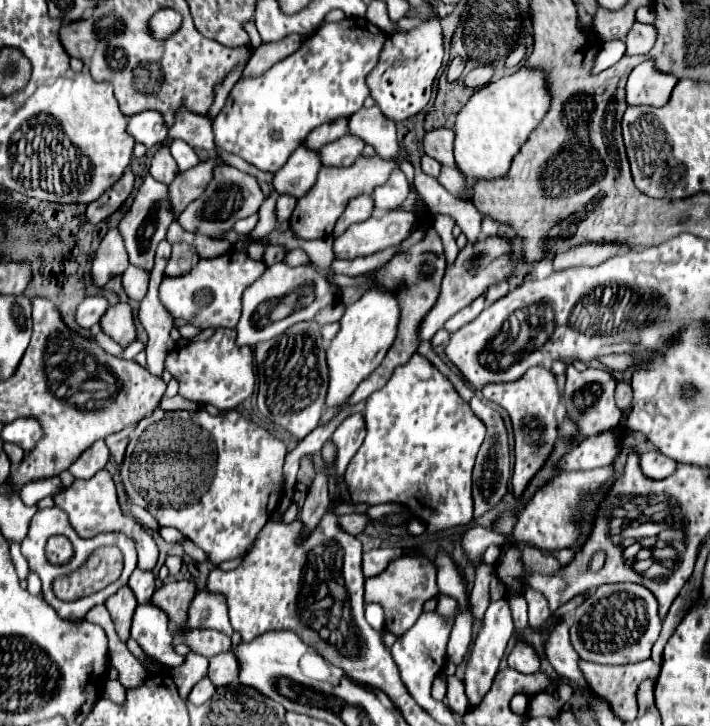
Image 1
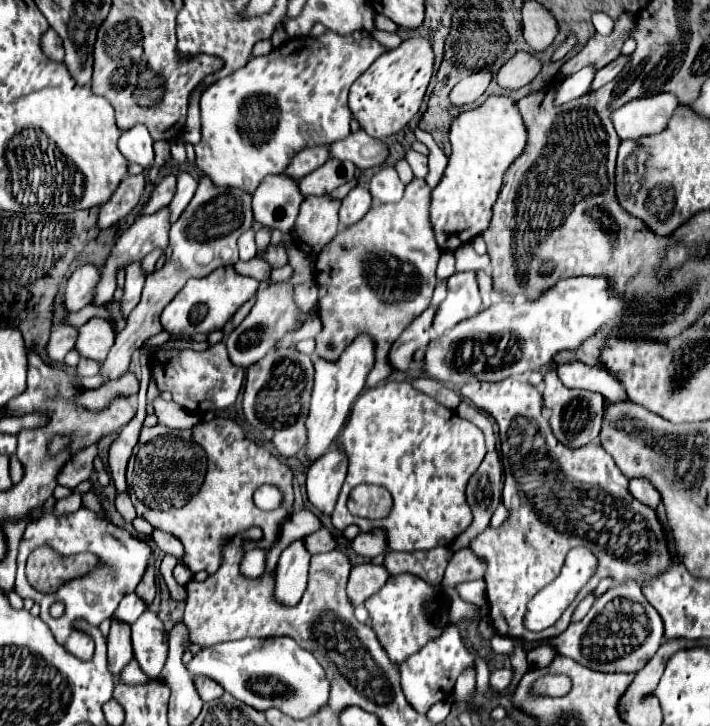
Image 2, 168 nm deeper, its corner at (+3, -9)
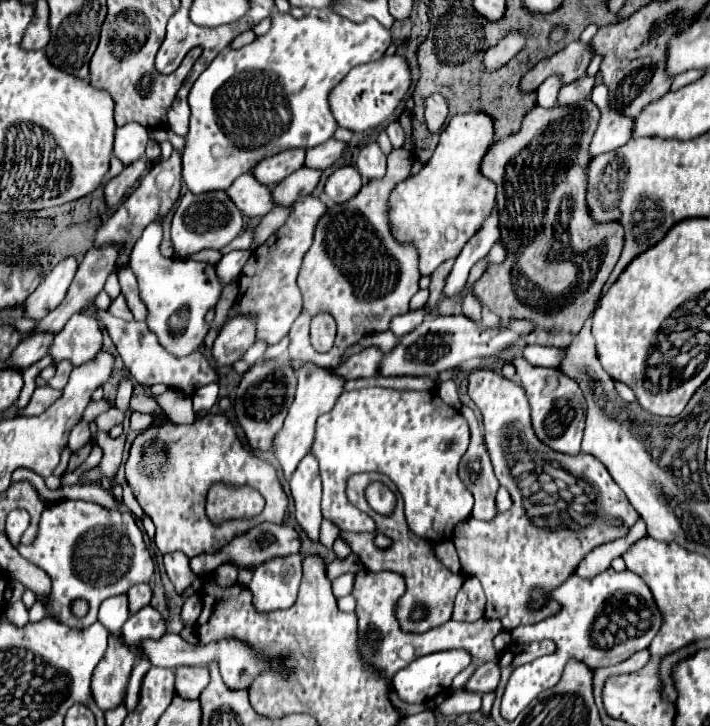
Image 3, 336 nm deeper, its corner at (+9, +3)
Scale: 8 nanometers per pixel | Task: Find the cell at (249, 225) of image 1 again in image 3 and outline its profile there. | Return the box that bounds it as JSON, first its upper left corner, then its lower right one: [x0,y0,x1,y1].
[215,250,251,288]

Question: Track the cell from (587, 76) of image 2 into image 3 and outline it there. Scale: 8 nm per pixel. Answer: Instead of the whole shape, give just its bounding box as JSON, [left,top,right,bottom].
[537,76,561,108]

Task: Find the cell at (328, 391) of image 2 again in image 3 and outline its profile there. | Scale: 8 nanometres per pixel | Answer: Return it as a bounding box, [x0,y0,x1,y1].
[271,362,345,480]

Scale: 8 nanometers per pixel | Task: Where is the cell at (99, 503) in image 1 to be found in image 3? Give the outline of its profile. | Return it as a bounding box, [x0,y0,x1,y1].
[127,584,151,614]

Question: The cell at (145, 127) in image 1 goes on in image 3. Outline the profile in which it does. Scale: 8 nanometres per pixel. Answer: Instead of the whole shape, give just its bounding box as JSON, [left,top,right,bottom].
[113,124,147,166]

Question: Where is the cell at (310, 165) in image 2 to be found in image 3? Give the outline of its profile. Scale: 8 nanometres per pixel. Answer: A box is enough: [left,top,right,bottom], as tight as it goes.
[253,148,305,188]

